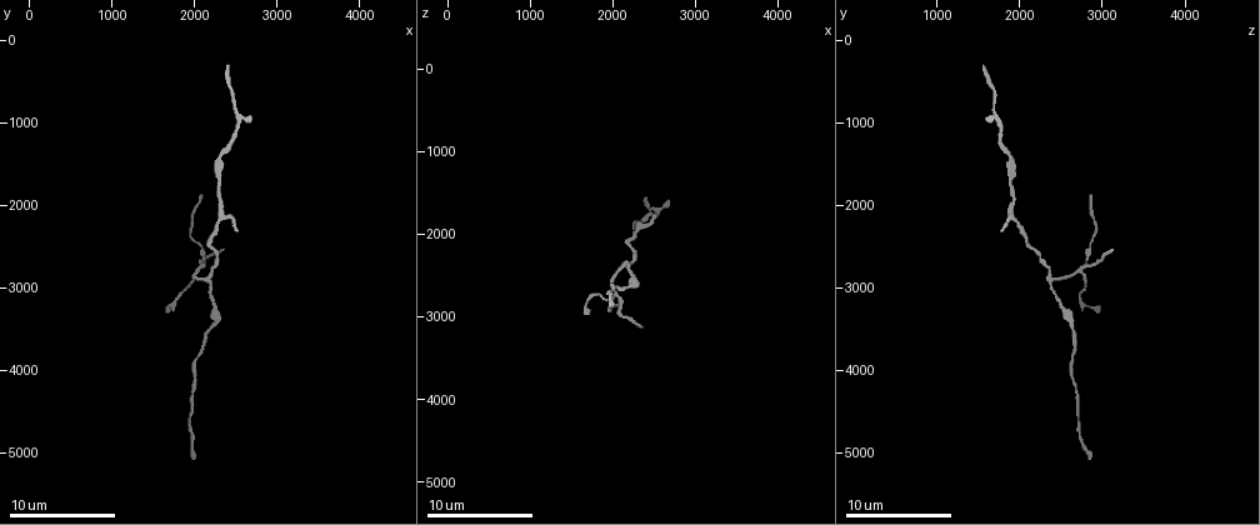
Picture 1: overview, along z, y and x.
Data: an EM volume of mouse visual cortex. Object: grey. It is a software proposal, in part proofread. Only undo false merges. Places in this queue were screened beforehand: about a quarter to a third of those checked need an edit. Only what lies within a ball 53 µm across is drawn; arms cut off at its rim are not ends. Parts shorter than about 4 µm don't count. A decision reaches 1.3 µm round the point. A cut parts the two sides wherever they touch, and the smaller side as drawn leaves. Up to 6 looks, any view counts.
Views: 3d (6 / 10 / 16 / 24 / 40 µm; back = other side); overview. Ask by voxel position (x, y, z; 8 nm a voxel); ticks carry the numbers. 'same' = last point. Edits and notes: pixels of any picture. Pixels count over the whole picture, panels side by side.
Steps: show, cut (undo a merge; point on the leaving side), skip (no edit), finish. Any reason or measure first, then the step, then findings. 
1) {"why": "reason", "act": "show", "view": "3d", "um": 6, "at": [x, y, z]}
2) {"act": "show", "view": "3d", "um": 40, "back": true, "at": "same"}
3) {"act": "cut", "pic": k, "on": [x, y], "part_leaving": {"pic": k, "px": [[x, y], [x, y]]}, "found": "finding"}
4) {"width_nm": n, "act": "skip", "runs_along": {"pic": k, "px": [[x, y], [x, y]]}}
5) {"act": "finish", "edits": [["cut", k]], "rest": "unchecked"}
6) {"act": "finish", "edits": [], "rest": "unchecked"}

{"act": "show", "view": "3d", "um": 10, "at": [2250, 2700, 2250]}

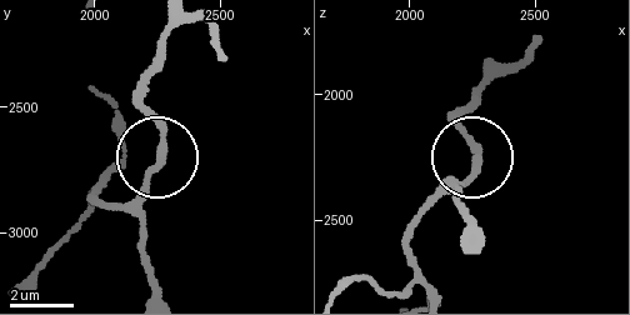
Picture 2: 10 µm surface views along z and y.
{"width_nm": 220, "act": "skip", "runs_along": {"pic": 2, "px": [[159, 151], [159, 125], [143, 95]]}, "found": "continuous, no second neuron"}

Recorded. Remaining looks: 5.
{"why": "sudden change in width", "act": "show", "view": "3d", "um": 16, "at": [2300, 2000, 1900]}

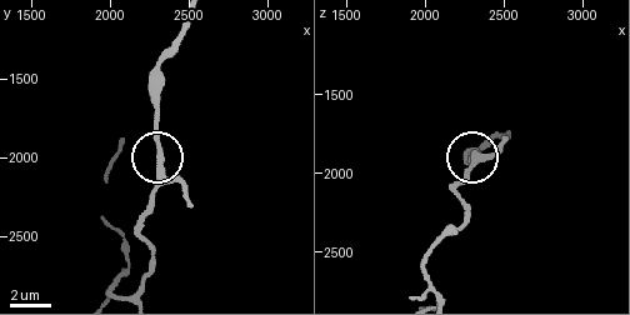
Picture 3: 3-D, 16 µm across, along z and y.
{"act": "show", "view": "3d", "um": 6, "at": "same"}

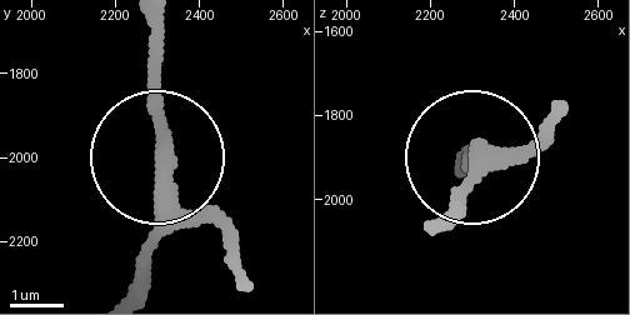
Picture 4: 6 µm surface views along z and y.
{"act": "skip", "found": "all the same neuron"}

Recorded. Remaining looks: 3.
{"why": "three arms meet", "act": "show", "view": "3d", "um": 16, "at": [2000, 2800, 2750]}

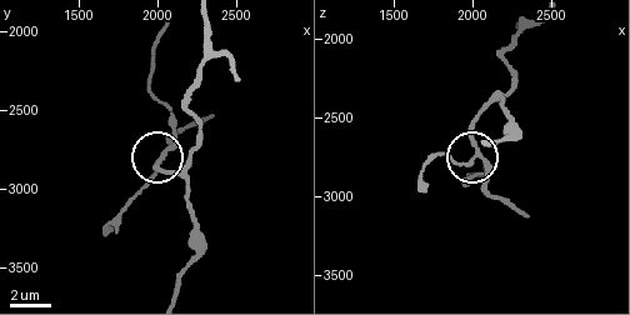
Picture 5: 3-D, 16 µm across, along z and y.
{"side_arm_um": 6, "act": "cut", "pic": 5, "on": [146, 185], "found": "two neurons meet here"}

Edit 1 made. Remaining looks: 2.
{"act": "finish", "edits": [["cut", 5]], "rest": "unchecked"}

